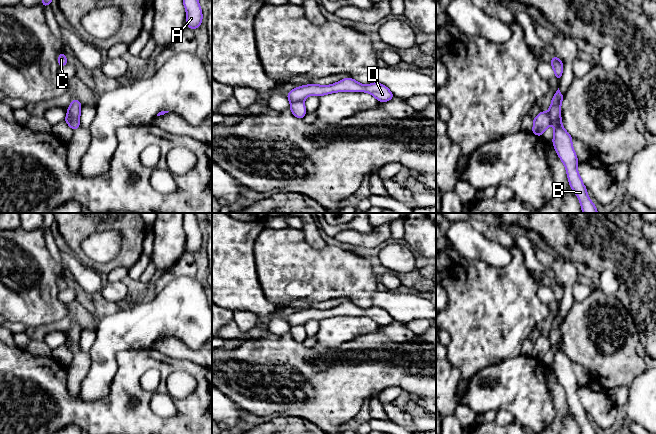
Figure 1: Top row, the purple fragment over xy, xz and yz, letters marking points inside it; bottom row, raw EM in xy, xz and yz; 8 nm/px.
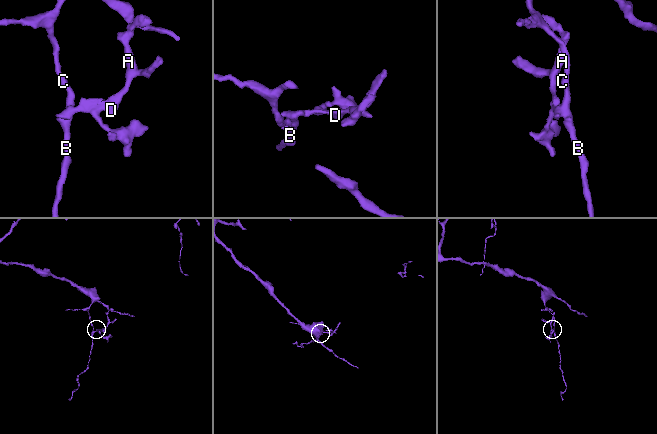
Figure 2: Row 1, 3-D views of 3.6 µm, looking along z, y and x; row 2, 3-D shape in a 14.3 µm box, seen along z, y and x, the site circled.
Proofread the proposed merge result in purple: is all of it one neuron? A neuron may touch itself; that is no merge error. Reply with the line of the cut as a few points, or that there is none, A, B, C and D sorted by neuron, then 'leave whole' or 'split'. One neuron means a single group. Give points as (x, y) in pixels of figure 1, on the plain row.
cut xz (303, 324), (291, 327); groups A D / B C; split

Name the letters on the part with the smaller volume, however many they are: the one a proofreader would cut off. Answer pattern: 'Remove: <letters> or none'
Remove: A, D

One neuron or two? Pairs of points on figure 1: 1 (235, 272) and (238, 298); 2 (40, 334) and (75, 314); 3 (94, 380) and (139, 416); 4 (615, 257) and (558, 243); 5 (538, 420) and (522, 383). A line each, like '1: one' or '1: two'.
1: one
2: one
3: two
4: one
5: one

